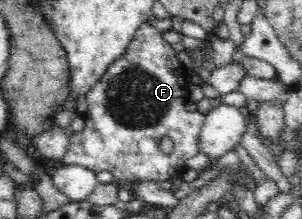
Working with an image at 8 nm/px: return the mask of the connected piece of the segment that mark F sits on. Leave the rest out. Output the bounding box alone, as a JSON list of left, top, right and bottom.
[62,23,205,183]

